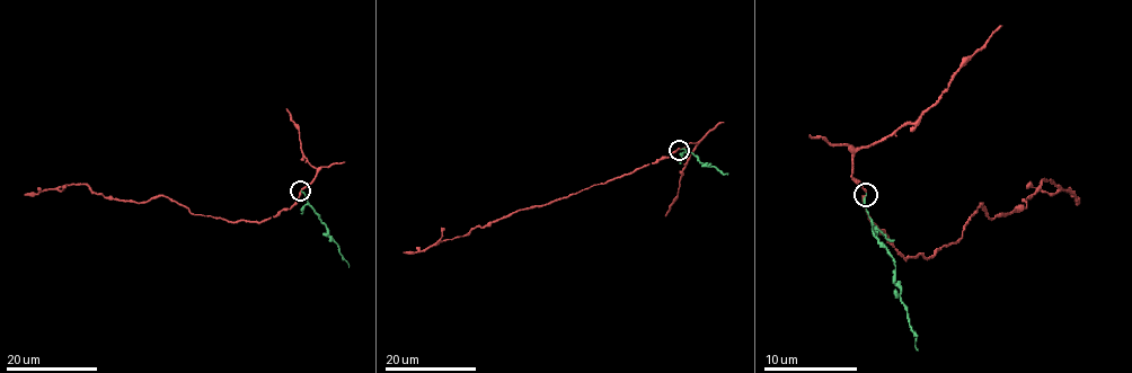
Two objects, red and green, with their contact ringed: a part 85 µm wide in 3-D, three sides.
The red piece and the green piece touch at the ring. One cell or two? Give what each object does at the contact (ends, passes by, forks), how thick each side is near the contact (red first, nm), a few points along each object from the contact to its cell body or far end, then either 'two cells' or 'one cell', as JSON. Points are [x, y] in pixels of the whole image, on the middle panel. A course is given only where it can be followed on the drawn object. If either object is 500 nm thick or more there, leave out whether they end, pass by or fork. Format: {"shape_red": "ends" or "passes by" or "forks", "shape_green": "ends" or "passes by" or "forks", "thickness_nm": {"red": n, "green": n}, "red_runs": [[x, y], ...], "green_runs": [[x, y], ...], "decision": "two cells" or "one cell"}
{"shape_red": "passes by", "shape_green": "ends", "thickness_nm": {"red": 220, "green": 100}, "red_runs": [[679, 149], [603, 184], [542, 206], [518, 210], [465, 236], [422, 250], [403, 251]], "green_runs": [[680, 149], [727, 175]], "decision": "two cells"}

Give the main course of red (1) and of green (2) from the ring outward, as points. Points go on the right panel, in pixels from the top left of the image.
1: (865, 195), (867, 215), (905, 258), (956, 241), (982, 204), (990, 219), (1017, 211), (1043, 180), (1076, 202)
2: (865, 195), (873, 232), (895, 265), (908, 321), (917, 338), (917, 349)

